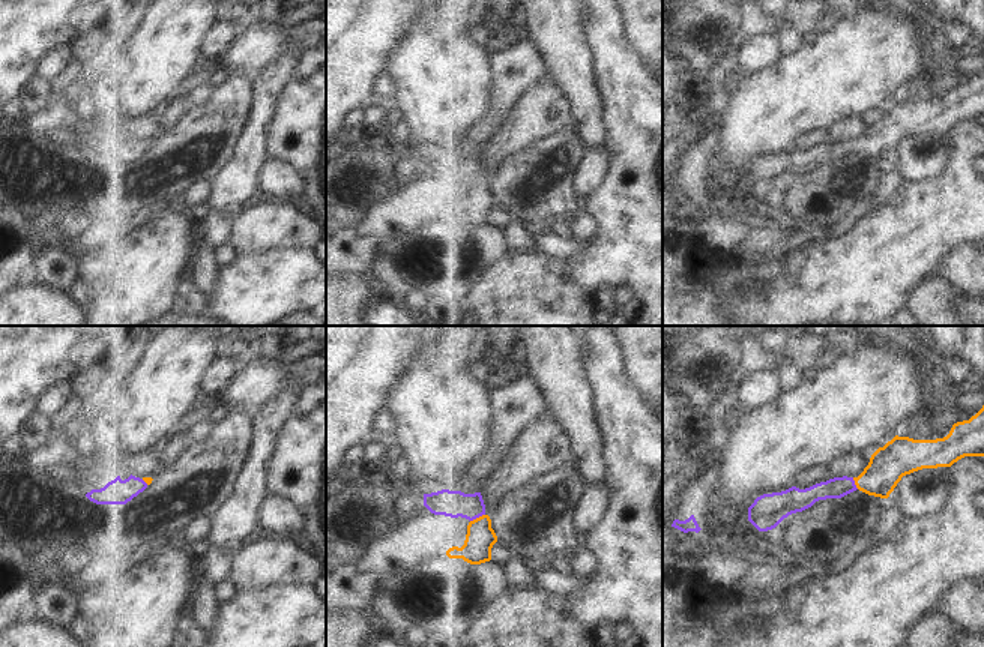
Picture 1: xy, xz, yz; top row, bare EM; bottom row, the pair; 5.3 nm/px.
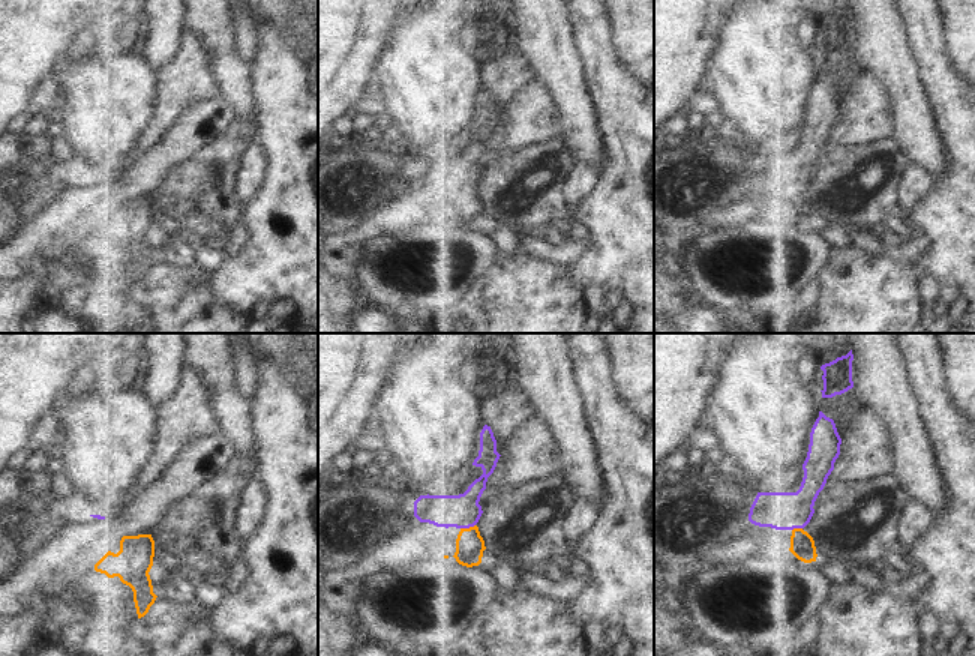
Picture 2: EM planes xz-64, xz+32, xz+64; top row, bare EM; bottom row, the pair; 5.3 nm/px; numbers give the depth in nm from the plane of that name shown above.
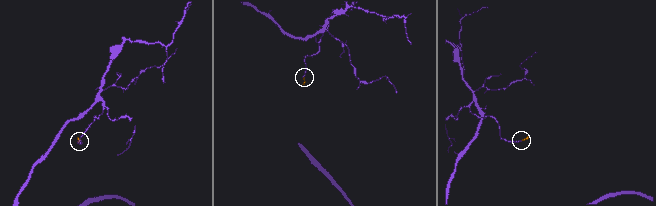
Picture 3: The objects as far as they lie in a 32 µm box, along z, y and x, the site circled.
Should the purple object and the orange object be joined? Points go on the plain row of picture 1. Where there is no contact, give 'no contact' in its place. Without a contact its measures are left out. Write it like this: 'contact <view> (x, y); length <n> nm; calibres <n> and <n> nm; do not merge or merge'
contact xz (476, 180); length 90 nm; calibres 140 and 160 nm; merge

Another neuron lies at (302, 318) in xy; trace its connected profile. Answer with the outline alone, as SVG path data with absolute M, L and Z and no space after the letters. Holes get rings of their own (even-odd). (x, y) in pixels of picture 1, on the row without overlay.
M299 312L270 326L326 326L326 317L321 312Z

